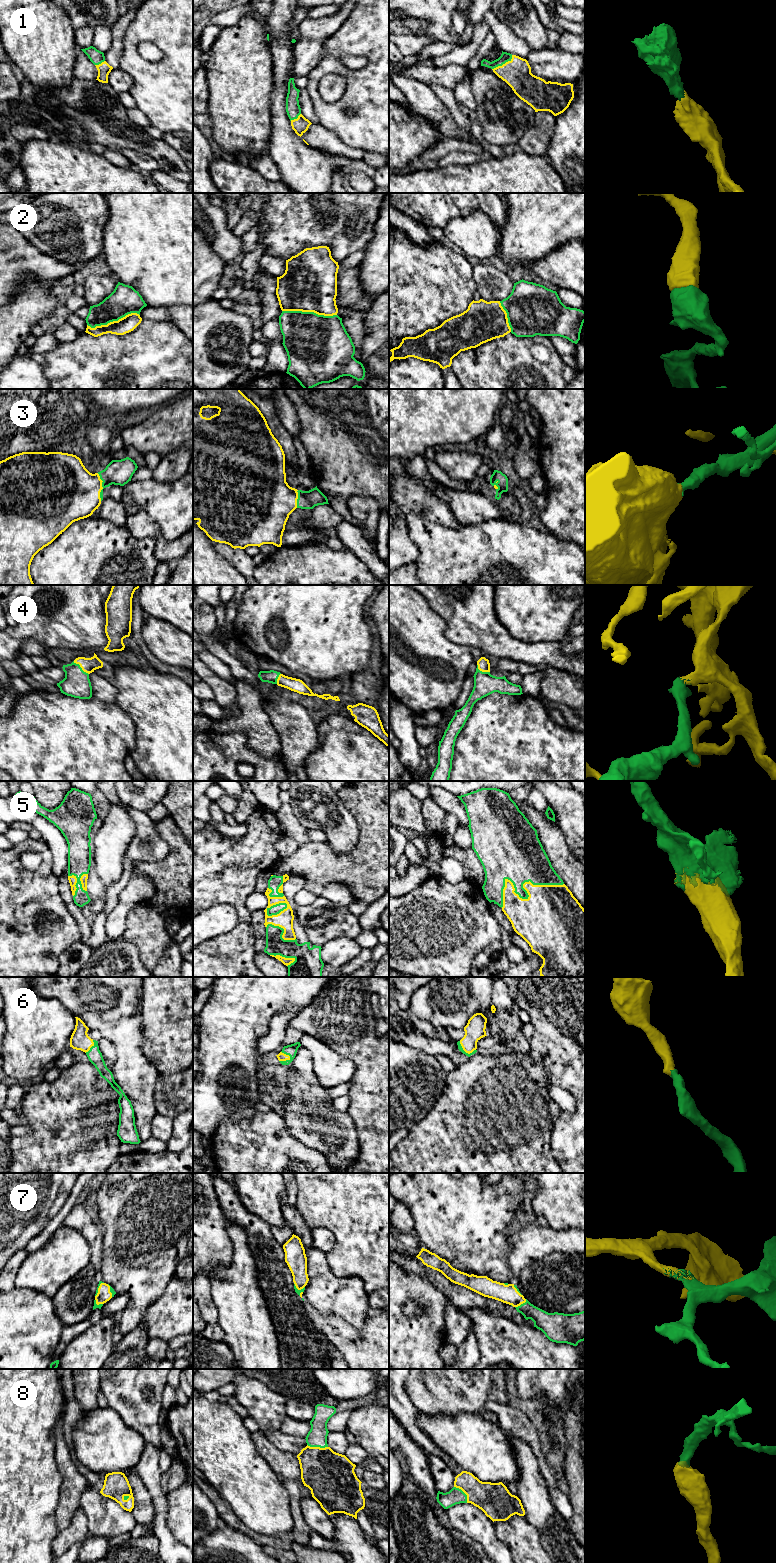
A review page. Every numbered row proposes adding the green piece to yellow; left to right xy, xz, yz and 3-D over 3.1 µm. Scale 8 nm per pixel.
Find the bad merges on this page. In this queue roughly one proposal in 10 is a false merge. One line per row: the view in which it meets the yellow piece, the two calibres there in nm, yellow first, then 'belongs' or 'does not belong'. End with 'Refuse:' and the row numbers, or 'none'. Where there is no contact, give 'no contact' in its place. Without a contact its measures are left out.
1: meets yellow in yz; 220 nm thick on the yellow side, 80 nm on the other; belongs
2: meets yellow in xz; 440 nm thick on the yellow side, 440 nm on the other; belongs
3: meets yellow in xy; 440 nm thick on the yellow side, 200 nm on the other; belongs
4: meets yellow in xy; 120 nm thick on the yellow side, 220 nm on the other; belongs
5: meets yellow in yz; 500 nm thick on the yellow side, 220 nm on the other; belongs
6: meets yellow in xz; 70 nm thick on the yellow side, 90 nm on the other; belongs
7: meets yellow in yz; 150 nm thick on the yellow side, 160 nm on the other; belongs
8: meets yellow in xz; 380 nm thick on the yellow side, 160 nm on the other; belongs
Refuse: none

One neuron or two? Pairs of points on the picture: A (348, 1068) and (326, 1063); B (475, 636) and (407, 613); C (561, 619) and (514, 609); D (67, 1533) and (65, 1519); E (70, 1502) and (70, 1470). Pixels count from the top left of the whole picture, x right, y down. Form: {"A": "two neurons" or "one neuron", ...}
{"A": "one neuron", "B": "two neurons", "C": "one neuron", "D": "two neurons", "E": "one neuron"}

